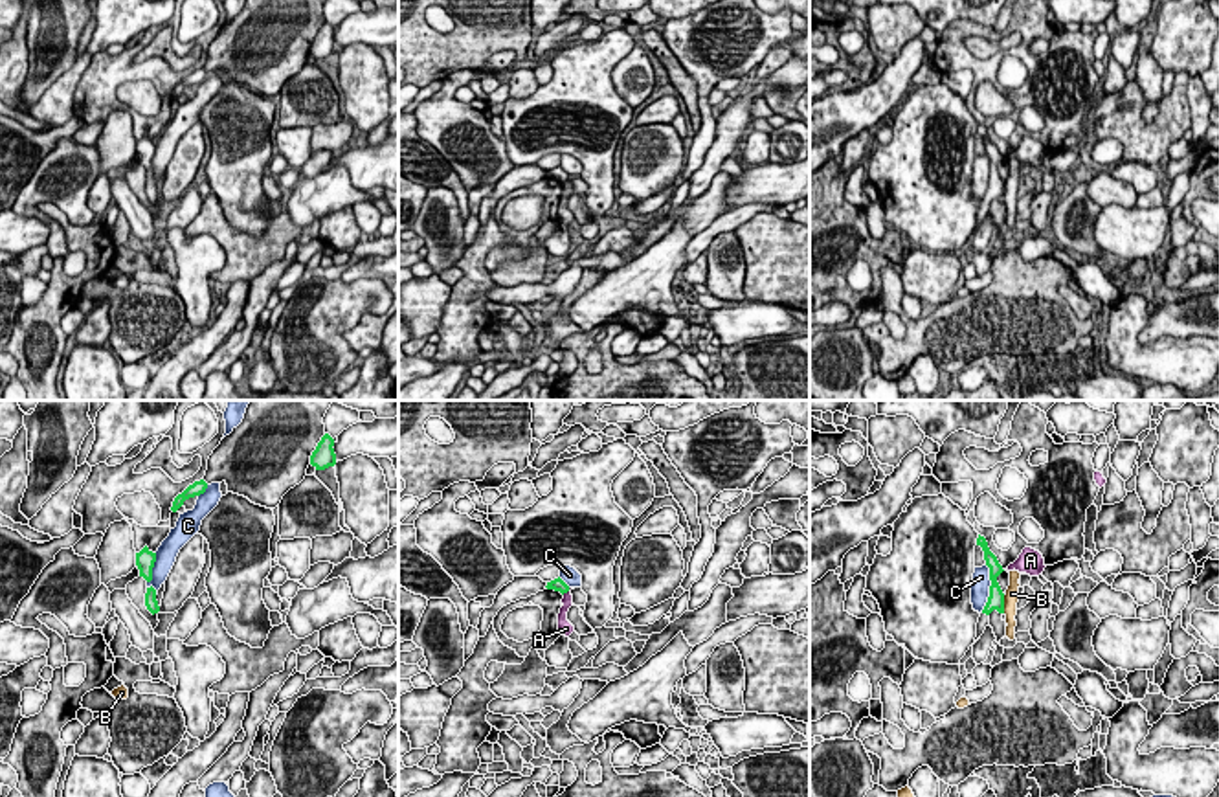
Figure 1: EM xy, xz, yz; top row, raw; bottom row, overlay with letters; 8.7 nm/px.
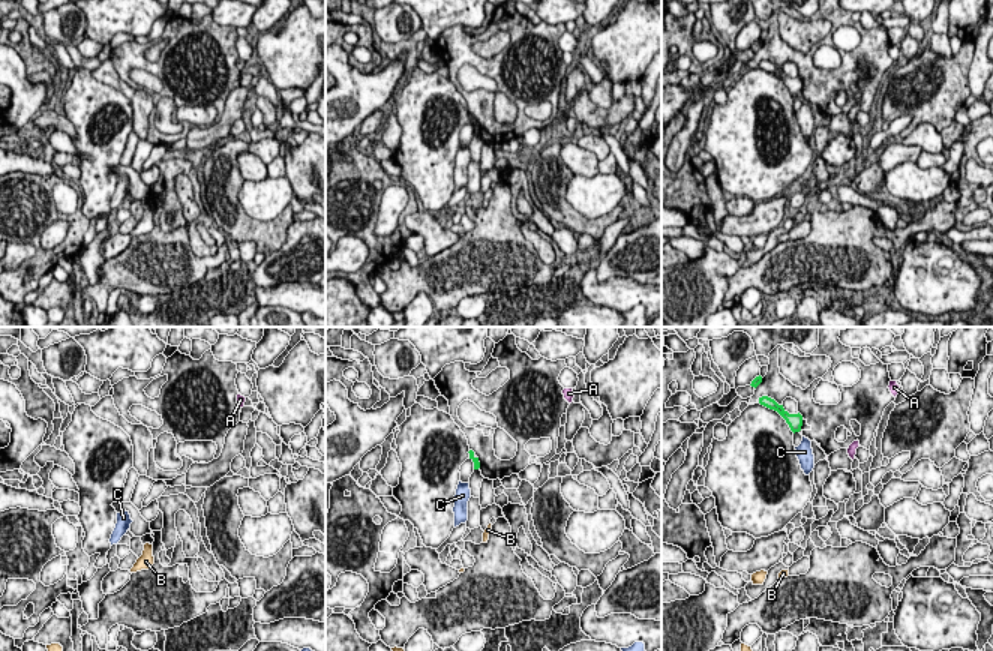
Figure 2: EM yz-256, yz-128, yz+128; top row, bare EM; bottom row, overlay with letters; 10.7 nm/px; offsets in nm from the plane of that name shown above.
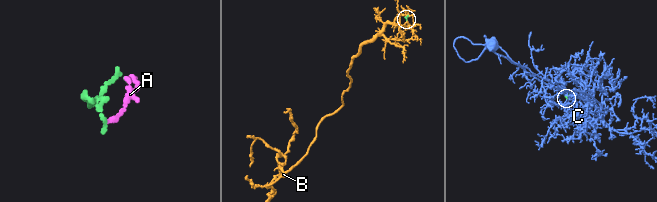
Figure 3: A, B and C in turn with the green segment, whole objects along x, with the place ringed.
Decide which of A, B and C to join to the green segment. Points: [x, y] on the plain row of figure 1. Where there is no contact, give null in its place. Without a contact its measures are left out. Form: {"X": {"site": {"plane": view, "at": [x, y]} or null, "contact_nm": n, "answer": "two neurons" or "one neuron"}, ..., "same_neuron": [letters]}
{"A": {"site": {"plane": "xz", "at": [564, 180]}, "contact_nm": 70, "answer": "two neurons"}, "B": {"site": {"plane": "yz", "at": [1003, 193]}, "contact_nm": 160, "answer": "two neurons"}, "C": {"site": {"plane": "yz", "at": [990, 177]}, "contact_nm": 440, "answer": "two neurons"}, "same_neuron": []}

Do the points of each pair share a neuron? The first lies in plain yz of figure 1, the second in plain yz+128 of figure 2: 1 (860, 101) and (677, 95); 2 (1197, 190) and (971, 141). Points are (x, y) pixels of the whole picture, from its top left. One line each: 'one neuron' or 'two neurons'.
1: one neuron
2: one neuron

